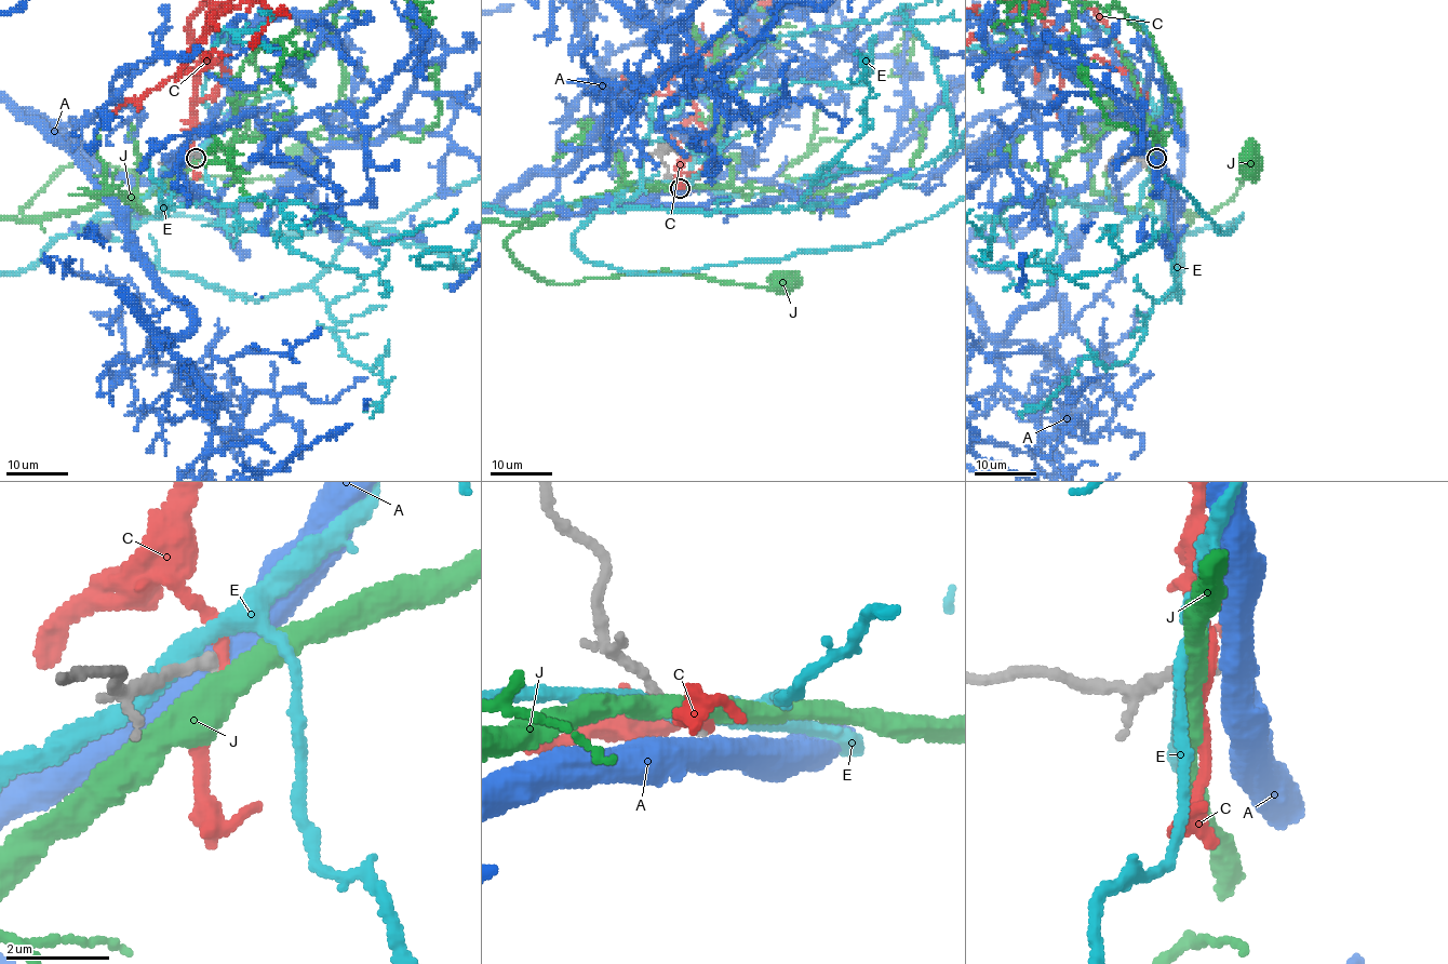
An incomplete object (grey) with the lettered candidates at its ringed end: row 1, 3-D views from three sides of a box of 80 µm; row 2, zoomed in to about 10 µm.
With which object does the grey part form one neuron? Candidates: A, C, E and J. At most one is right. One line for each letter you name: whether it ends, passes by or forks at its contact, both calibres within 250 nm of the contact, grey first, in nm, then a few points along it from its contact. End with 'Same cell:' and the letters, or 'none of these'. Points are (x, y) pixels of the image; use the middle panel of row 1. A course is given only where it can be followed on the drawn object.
Same cell: none of these

